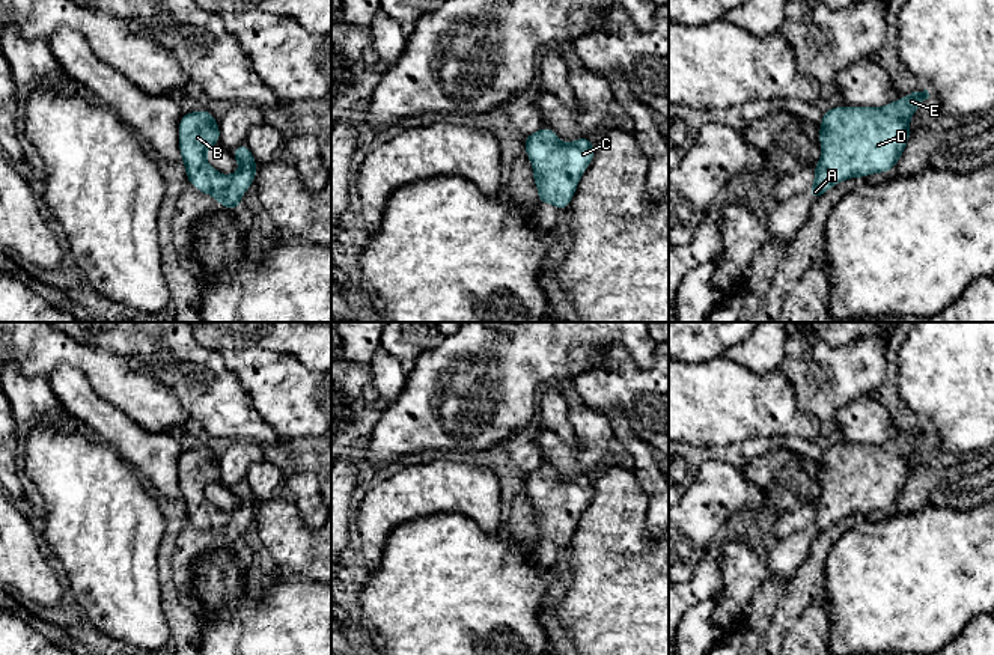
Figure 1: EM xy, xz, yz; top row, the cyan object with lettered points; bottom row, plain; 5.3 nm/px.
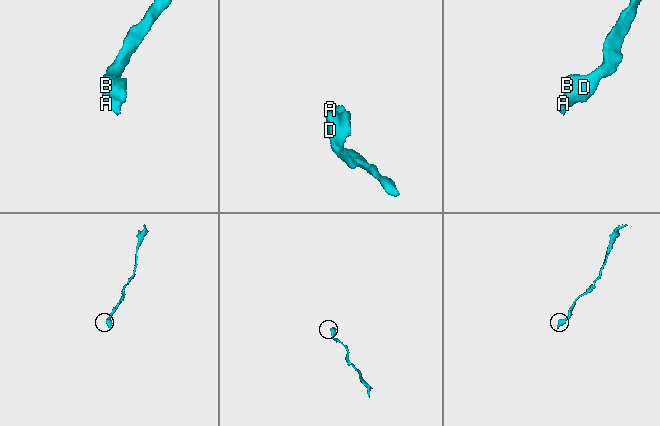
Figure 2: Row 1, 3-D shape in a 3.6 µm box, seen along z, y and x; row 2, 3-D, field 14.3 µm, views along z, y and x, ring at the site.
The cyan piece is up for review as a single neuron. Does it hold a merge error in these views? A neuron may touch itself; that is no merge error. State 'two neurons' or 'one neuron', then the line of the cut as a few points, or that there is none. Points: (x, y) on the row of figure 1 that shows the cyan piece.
one neuron; no cut

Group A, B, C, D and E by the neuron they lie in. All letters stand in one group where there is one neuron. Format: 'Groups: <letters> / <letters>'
Groups: A B C D E

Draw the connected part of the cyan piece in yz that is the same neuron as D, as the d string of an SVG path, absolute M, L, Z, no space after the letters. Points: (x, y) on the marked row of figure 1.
M925 89L878 108L840 105L822 113L822 155L813 166L815 182L807 191L809 197L818 200L848 178L890 172L911 137L908 122L928 98Z

